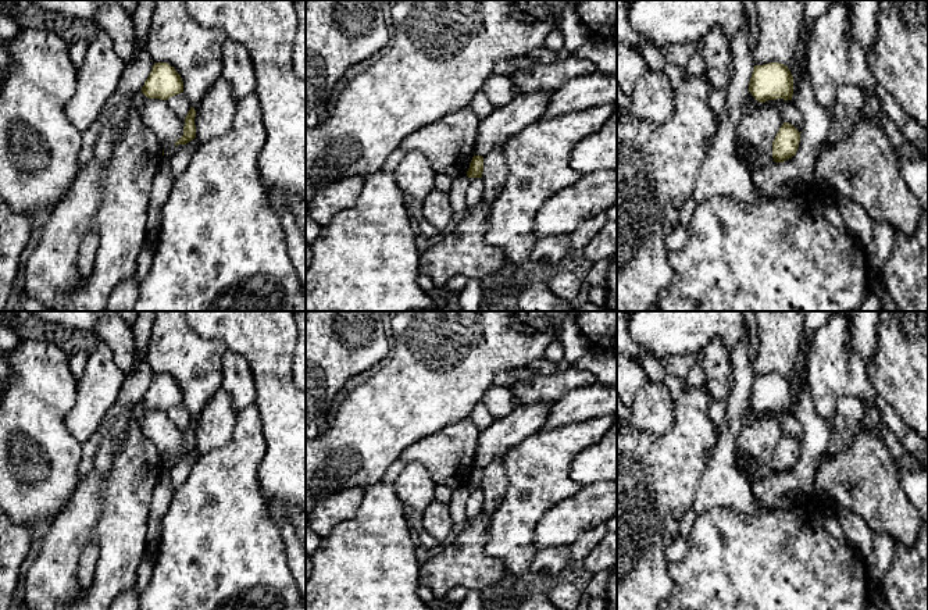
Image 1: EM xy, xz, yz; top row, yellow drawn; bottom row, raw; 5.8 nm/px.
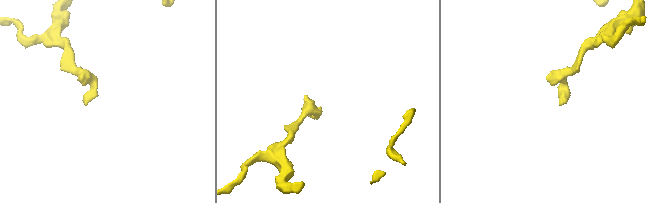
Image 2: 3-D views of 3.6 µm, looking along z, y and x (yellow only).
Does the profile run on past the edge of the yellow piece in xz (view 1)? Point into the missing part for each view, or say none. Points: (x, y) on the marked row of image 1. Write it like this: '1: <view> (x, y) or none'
1: none

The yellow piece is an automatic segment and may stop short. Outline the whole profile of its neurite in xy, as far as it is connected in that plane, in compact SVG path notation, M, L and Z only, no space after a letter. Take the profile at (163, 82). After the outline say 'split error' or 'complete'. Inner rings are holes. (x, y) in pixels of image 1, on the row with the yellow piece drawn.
M156 63L142 88L142 93L146 97L160 100L168 100L182 92L182 78L168 63Z; complete

